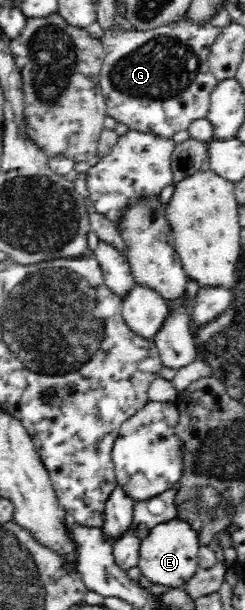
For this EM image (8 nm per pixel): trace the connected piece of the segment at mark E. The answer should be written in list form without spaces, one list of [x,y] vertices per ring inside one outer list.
[[[176,518],[149,529],[148,535],[140,543],[138,566],[143,576],[153,583],[183,588],[185,581],[191,580],[198,569],[200,547],[198,533],[190,526],[190,523]]]

